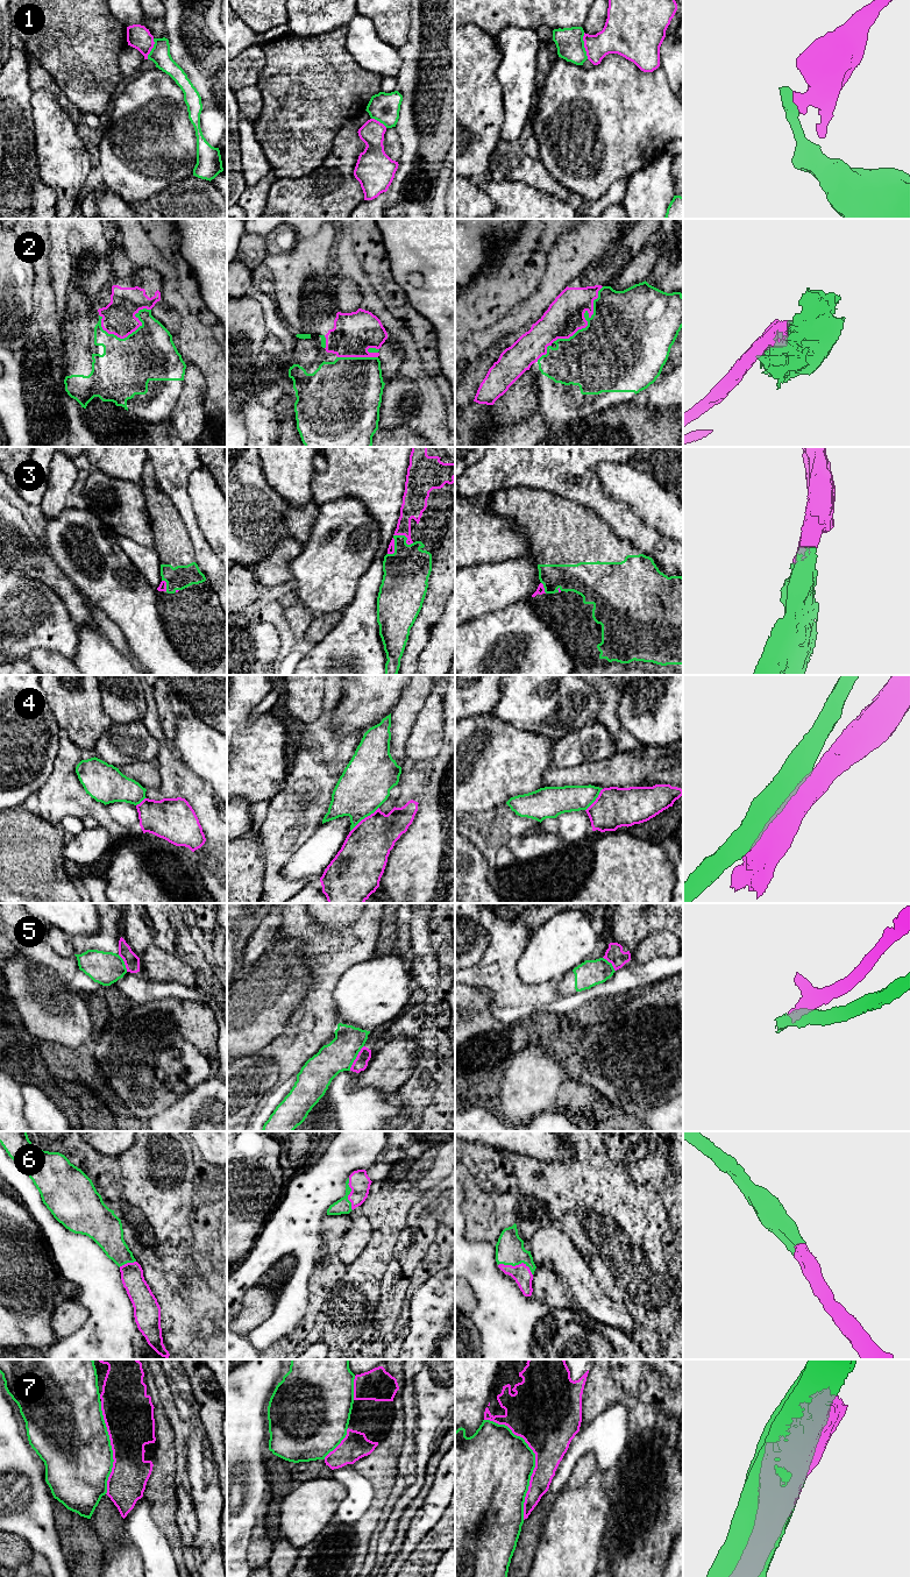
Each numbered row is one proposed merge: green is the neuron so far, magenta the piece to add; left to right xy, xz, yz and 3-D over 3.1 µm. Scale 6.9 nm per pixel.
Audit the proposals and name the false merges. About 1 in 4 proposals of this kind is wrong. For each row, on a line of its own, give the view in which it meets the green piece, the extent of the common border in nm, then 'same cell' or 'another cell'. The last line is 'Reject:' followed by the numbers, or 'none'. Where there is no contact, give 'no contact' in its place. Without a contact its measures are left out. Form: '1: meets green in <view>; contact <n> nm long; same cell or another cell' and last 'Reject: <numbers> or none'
1: meets green in yz; contact 190 nm long; another cell
2: meets green in yz; contact 550 nm long; another cell
3: meets green in xz; contact 160 nm long; same cell
4: meets green in xz; contact 260 nm long; another cell
5: meets green in xz; contact 200 nm long; another cell
6: meets green in yz; contact 260 nm long; same cell
7: meets green in yz; contact 750 nm long; another cell
Reject: 1, 2, 4, 5, 7

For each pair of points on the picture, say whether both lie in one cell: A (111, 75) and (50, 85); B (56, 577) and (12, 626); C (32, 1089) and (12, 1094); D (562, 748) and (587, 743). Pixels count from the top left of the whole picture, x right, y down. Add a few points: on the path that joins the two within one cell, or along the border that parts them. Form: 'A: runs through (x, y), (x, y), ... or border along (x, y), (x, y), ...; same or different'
A: border along (40, 62), (73, 105); different
B: border along (22, 576), (42, 581), (52, 590), (65, 608); different
C: border along (21, 1086), (26, 1119); different
D: runs through (568, 748), (581, 746); same

